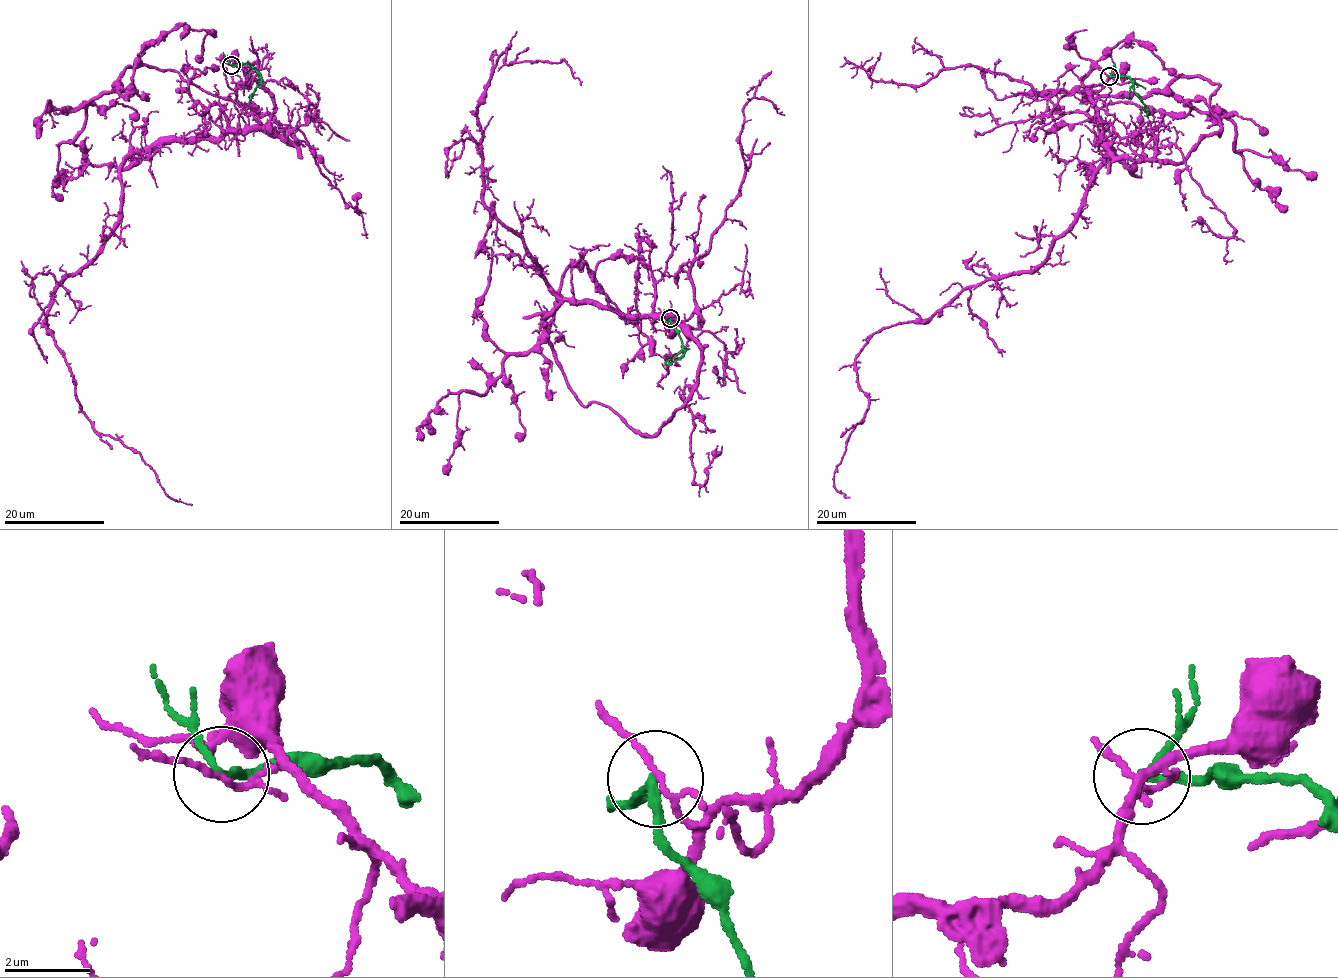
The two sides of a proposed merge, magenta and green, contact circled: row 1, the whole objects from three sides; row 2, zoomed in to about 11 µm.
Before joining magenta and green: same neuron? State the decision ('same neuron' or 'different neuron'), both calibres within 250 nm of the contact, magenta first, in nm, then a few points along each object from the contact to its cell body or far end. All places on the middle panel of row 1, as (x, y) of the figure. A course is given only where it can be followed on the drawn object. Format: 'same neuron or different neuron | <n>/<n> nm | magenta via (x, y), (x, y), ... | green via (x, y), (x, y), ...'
different neuron | 100/180 nm | magenta via (670, 317), (701, 325), (562, 298), (483, 200), (476, 111), (497, 59), (564, 59), (581, 85) | green via (670, 318), (670, 325), (684, 349), (682, 355), (665, 365)

